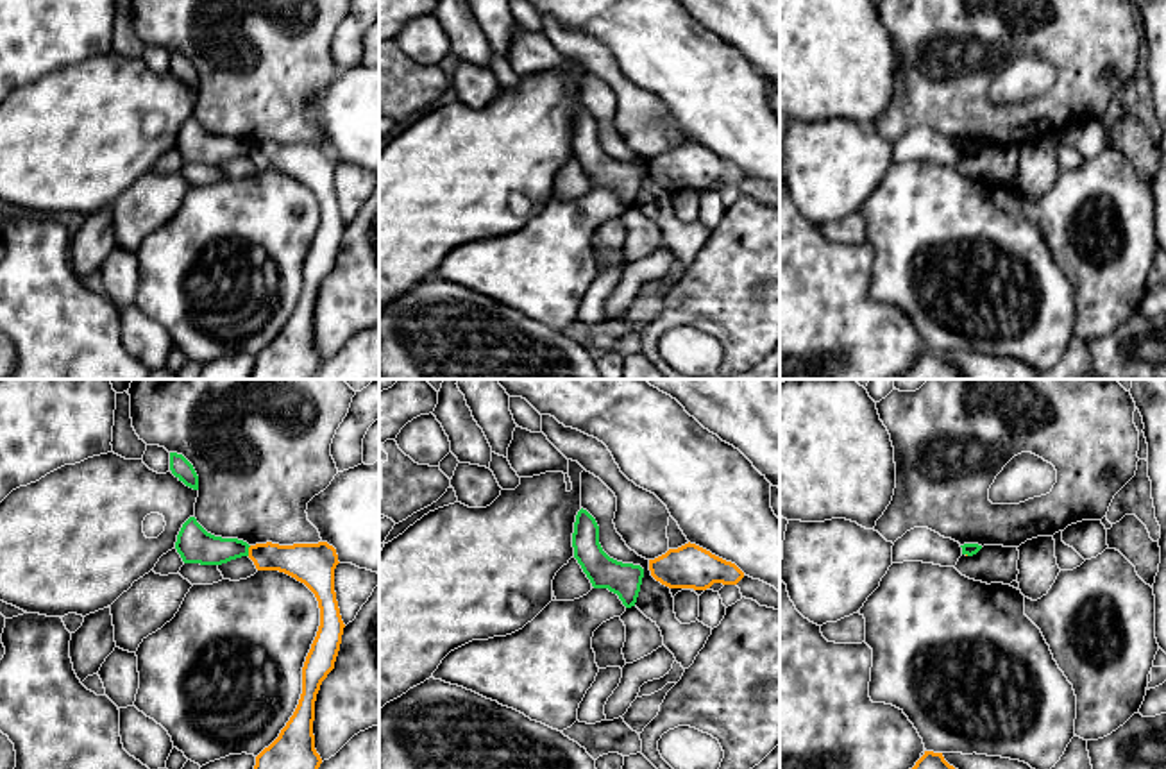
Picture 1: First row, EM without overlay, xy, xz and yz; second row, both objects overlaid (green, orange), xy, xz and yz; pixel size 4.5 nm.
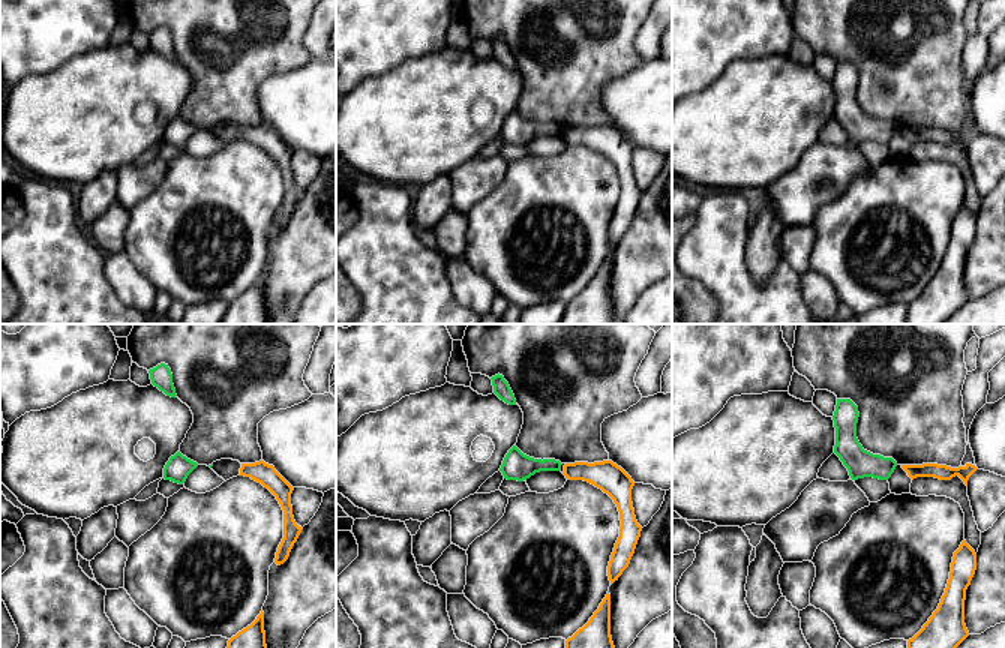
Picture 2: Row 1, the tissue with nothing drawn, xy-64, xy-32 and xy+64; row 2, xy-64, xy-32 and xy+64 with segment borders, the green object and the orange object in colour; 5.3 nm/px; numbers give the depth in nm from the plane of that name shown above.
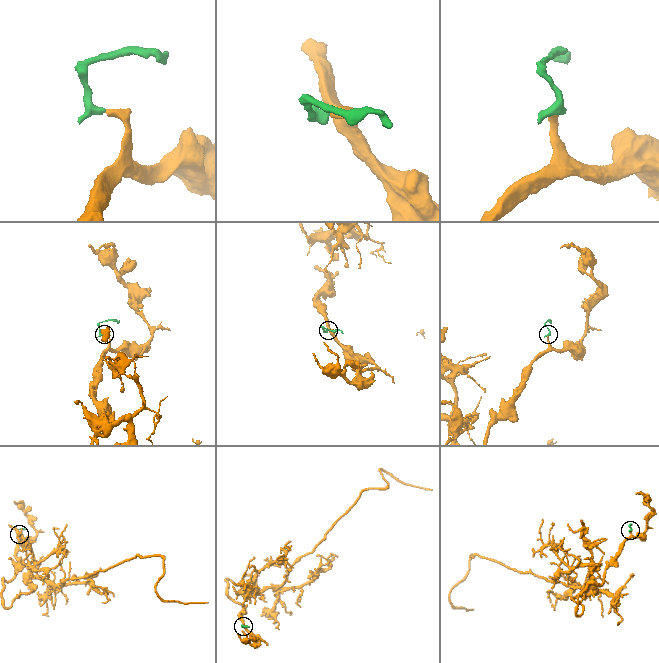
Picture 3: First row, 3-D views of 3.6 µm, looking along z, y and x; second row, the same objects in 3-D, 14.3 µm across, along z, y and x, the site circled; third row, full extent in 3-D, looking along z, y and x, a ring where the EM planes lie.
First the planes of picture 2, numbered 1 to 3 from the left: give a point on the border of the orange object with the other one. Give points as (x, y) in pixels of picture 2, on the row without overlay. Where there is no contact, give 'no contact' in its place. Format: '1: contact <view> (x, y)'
1: no contact
2: no contact
3: no contact

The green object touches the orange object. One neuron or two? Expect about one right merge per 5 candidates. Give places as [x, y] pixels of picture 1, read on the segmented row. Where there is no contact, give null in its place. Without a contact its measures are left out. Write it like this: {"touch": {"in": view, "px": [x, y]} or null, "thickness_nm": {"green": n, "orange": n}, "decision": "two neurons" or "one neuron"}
{"touch": {"in": "xy", "px": [247, 551]}, "thickness_nm": {"green": 160, "orange": 160}, "decision": "two neurons"}

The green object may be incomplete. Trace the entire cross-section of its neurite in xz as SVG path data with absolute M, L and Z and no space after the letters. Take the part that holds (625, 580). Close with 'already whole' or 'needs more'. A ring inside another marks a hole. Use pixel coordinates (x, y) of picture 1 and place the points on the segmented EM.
M583 508L576 515L572 547L574 558L594 588L608 588L619 596L626 608L635 606L644 569L610 558L599 544L599 526L596 519Z; already whole

